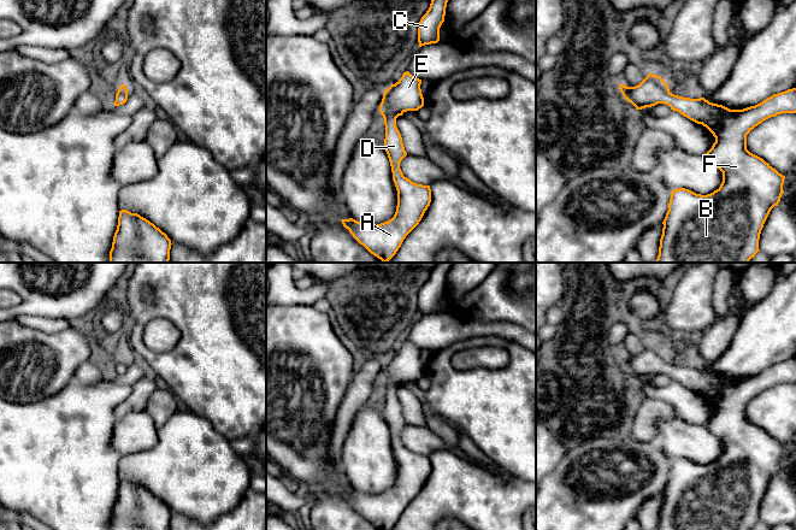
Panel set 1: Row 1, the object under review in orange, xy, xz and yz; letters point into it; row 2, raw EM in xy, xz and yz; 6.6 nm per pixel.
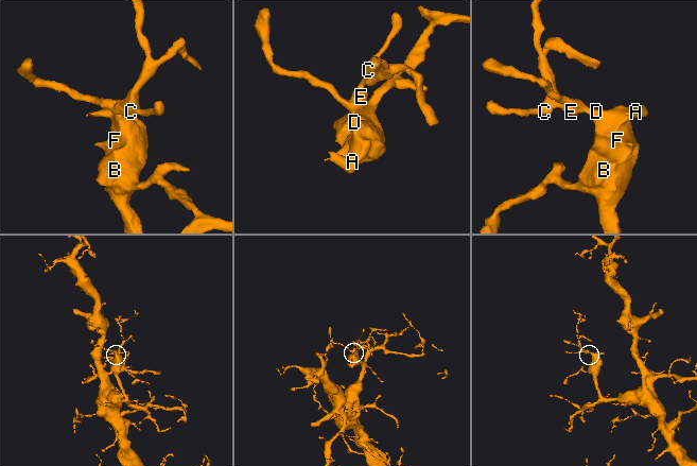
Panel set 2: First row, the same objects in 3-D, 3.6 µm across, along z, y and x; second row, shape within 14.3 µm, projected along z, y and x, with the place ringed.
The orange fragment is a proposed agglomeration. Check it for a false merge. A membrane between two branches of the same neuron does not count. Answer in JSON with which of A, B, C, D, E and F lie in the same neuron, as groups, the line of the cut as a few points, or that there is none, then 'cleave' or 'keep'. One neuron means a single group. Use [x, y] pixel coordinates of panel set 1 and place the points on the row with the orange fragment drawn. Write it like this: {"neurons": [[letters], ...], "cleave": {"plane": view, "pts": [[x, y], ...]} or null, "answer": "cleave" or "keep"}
{"neurons": [["A", "B", "C", "D", "E", "F"]], "cleave": null, "answer": "keep"}

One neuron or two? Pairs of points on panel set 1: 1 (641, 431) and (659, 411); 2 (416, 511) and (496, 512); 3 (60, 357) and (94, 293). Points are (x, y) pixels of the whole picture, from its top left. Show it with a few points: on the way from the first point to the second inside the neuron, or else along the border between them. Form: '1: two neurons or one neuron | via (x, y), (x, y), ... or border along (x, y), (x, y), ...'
1: one neuron | via (644, 427), (654, 416)
2: one neuron | via (436, 508), (476, 508)
3: two neurons | border along (72, 322), (82, 323)

